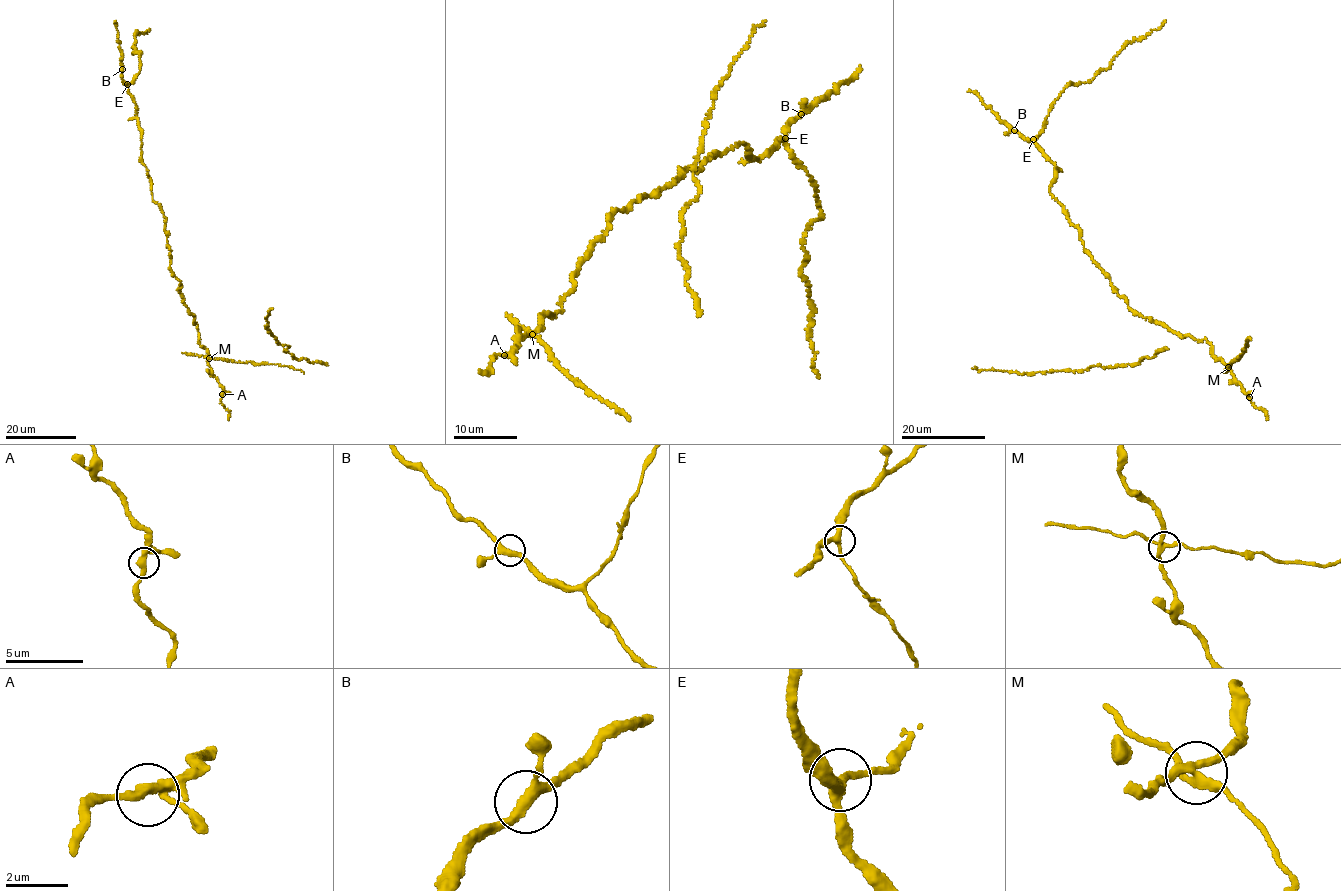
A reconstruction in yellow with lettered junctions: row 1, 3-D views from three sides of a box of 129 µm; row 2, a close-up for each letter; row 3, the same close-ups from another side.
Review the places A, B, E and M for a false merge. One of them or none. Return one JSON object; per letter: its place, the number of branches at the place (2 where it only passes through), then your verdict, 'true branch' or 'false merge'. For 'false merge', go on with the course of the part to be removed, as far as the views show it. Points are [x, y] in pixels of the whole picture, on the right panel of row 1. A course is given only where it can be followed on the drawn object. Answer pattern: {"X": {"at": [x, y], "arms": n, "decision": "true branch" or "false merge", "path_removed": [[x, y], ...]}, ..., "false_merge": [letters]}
{"A": {"at": [1249, 397], "arms": 3, "decision": "true branch"}, "B": {"at": [1014, 130], "arms": 3, "decision": "true branch"}, "E": {"at": [1033, 139], "arms": 3, "decision": "true branch"}, "M": {"at": [1228, 367], "arms": 4, "decision": "false merge", "path_removed": [[1228, 367], [1244, 350], [1248, 337], [1251, 339]]}, "false_merge": ["M"]}

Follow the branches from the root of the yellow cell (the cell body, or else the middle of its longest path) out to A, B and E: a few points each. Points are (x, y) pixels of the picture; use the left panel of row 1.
A: (189, 310), (195, 316), (199, 342), (207, 351), (211, 373), (222, 388), (222, 394)
B: (189, 310), (170, 267), (165, 218), (153, 199), (136, 106), (122, 69)
E: (189, 310), (178, 291), (180, 281), (170, 267), (165, 218), (153, 199), (142, 158), (142, 131), (127, 84)

